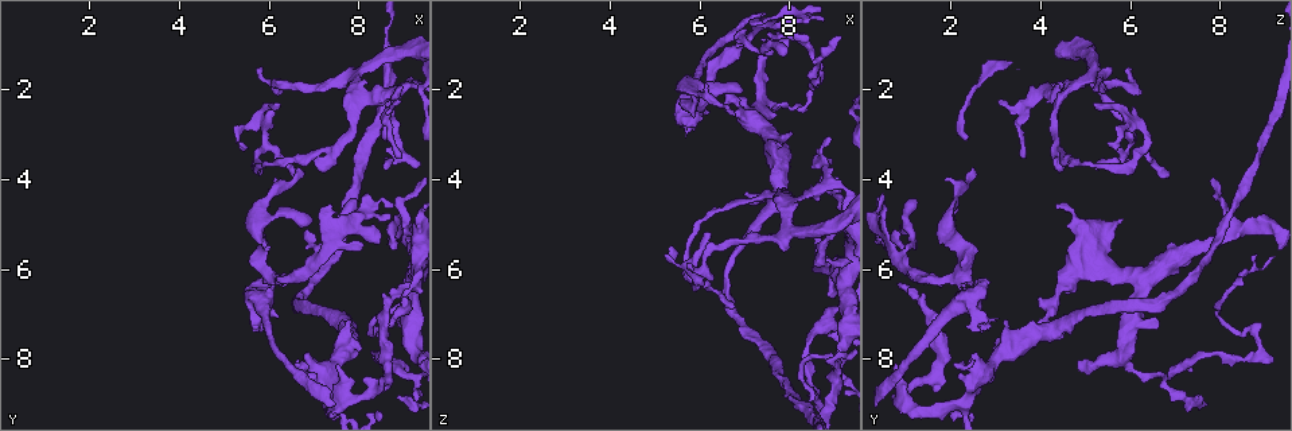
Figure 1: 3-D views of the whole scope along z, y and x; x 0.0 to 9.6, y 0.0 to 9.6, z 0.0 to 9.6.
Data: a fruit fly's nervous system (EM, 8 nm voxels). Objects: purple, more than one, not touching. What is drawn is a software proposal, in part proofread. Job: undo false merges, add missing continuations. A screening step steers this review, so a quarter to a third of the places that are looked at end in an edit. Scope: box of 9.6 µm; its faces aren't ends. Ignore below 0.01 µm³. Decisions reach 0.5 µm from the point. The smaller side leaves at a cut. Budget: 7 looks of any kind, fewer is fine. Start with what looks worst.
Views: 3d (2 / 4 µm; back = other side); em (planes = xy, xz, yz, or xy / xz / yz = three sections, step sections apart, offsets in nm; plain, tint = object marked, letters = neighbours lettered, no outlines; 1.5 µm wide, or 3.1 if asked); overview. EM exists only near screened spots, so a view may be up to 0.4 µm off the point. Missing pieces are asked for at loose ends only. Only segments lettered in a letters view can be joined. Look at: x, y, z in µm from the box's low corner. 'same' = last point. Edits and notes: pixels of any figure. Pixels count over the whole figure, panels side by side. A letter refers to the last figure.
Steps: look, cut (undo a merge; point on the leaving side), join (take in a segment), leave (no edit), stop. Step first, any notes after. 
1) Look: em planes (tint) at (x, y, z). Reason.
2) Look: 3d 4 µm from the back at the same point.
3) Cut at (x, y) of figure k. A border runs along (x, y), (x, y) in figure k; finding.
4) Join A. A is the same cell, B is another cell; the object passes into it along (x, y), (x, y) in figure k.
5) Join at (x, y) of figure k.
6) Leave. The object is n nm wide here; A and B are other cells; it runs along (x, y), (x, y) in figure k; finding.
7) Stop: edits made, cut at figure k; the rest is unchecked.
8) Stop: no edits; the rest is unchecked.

Look: em planes (letters) at (5.70, 5.00, 1.90). Three arms meet.

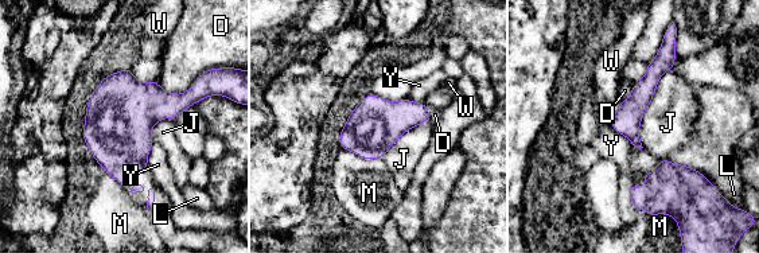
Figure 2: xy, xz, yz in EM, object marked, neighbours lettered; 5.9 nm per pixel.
Leave. The longest contact is with J, 500 nm; D, J, L, M, W and Y are other cells; a border runs along (672, 69), (642, 117), (642, 147) in figure 2; all the same neuron.

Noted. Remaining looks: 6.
Look: 3d 2 µm from the back at (7.85, 2.15, 4.40). Arms part here.

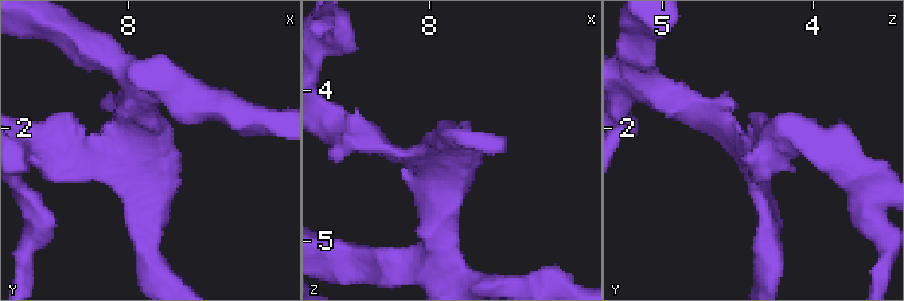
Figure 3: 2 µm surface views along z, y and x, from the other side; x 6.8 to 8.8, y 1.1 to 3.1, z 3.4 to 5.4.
Look: em planes (letters) at (7.84, 2.16, 4.44). Shape alone is not enough.

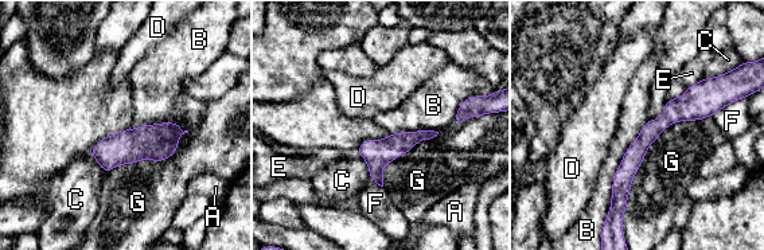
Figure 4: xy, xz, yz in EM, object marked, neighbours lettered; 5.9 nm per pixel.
Leave. A, B, C, D, E, F and G are other cells; 3 arms meet here; the arms are 190, 200, 200 nm wide; continuous, no second neuron.

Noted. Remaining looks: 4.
Look: em planes (letters) at (8.95, 3.55, 3.60). An open end.

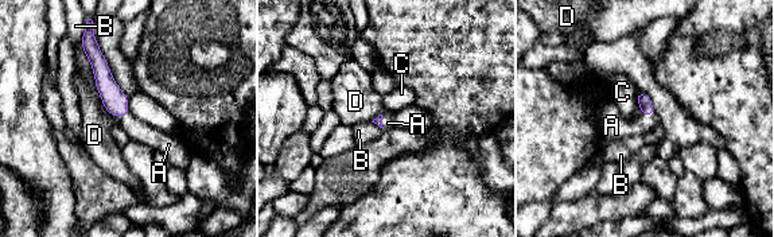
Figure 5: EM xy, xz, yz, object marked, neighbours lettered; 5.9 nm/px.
Join A. A is the same cell, B, C and D are other cells; the object passes into it along (646, 107), (648, 115), (611, 125) in figure 5; it goes on there.

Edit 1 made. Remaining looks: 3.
Stop: edits made, join at figure 5; the rest is unchecked.

